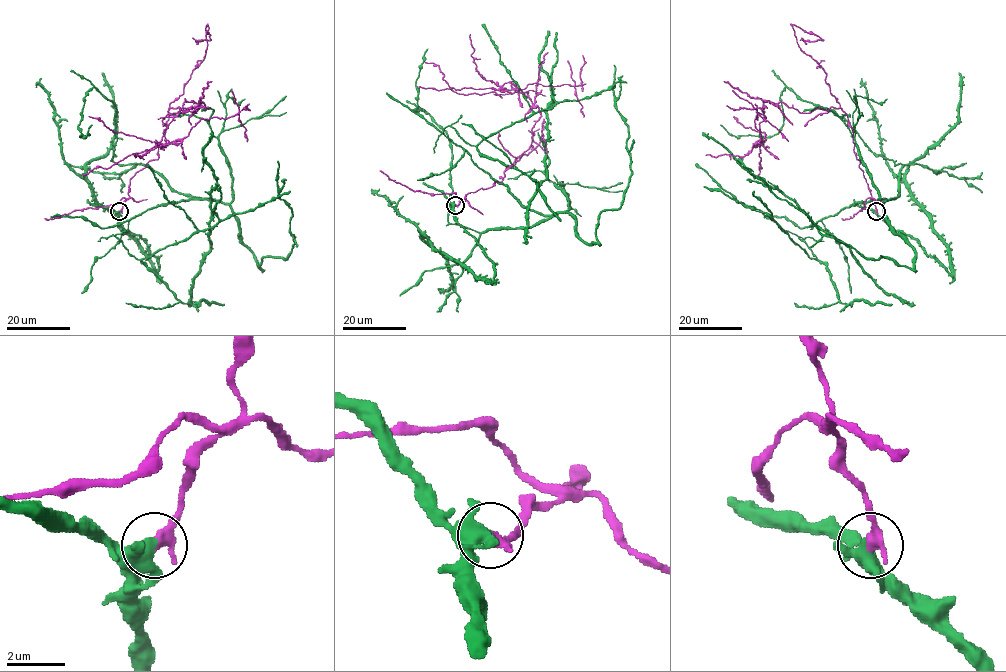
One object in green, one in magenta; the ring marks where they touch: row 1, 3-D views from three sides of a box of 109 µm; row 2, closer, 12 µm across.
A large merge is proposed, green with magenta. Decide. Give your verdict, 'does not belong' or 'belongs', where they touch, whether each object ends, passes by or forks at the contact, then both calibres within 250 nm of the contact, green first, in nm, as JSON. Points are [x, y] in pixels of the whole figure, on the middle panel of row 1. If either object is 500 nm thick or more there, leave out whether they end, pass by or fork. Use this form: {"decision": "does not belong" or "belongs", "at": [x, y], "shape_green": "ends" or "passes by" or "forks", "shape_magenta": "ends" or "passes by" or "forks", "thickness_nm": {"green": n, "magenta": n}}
{"decision": "does not belong", "at": [455, 205], "shape_green": "passes by", "shape_magenta": "ends", "thickness_nm": {"green": 400, "magenta": 400}}

